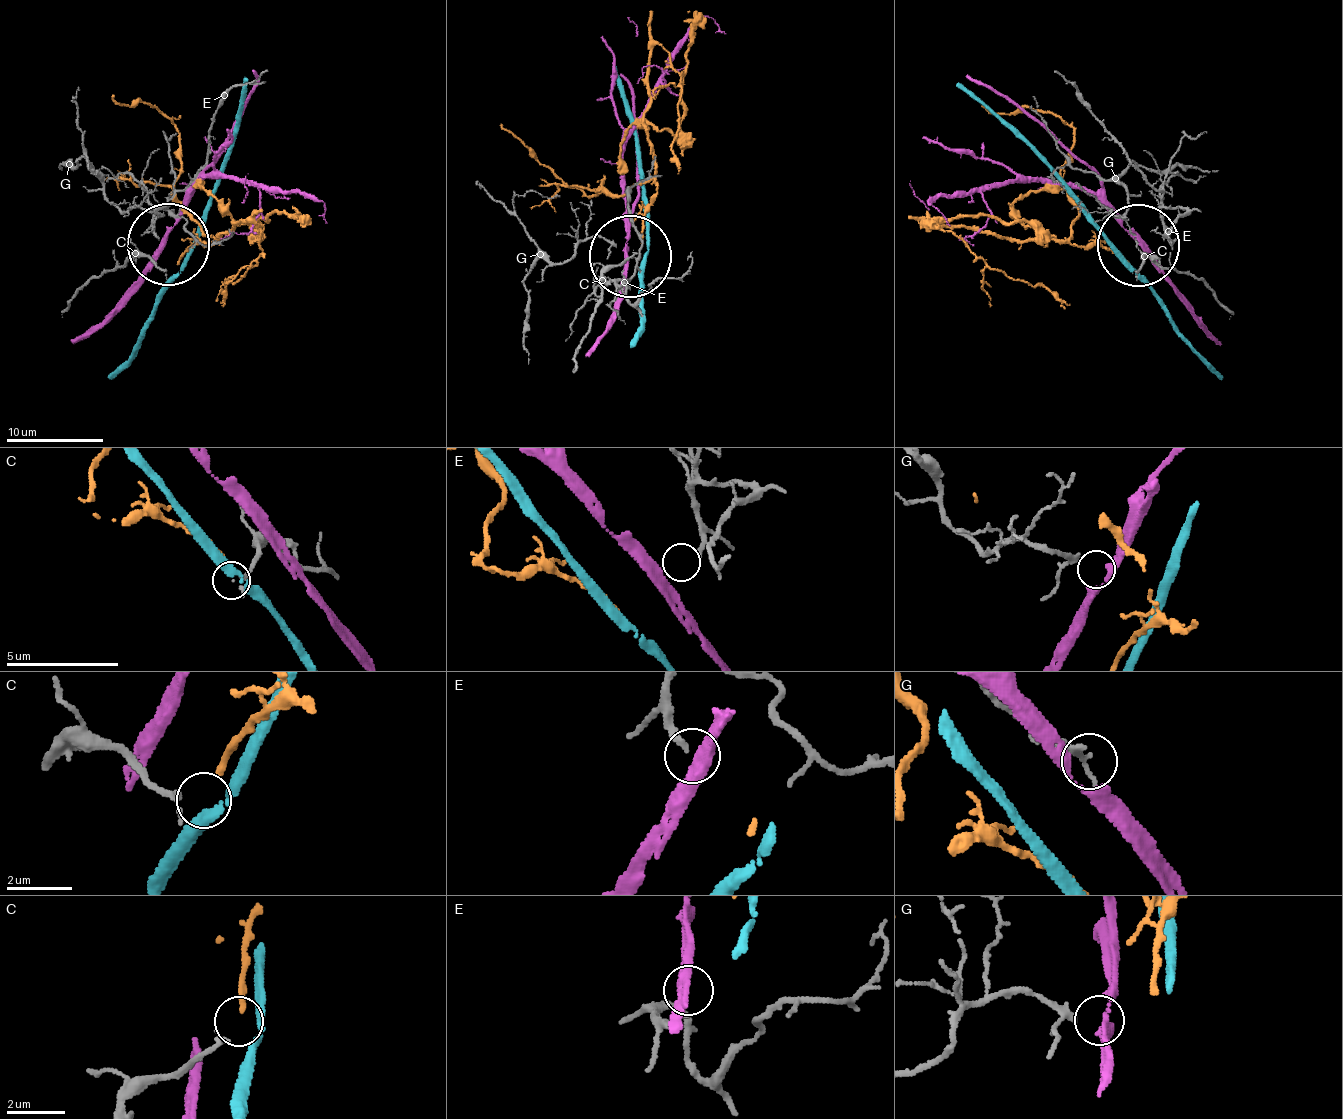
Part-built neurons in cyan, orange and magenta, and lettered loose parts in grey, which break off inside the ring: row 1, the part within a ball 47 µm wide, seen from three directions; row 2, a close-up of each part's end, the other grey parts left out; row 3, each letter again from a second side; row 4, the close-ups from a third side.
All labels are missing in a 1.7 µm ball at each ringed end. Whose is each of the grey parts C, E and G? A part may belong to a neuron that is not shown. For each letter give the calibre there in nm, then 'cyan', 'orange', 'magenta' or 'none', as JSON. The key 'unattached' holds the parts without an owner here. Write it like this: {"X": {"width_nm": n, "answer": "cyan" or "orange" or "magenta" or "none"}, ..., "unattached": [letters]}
{"C": {"width_nm": 160, "answer": "orange"}, "E": {"width_nm": 190, "answer": "none"}, "G": {"width_nm": 170, "answer": "magenta"}, "unattached": ["E"]}

